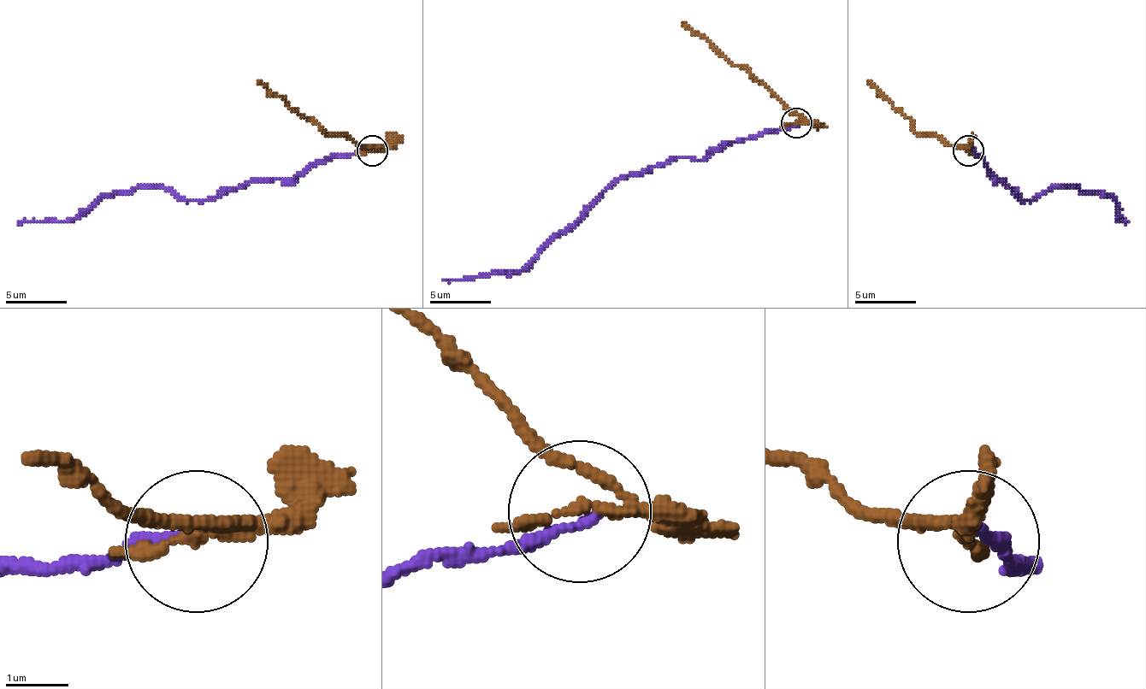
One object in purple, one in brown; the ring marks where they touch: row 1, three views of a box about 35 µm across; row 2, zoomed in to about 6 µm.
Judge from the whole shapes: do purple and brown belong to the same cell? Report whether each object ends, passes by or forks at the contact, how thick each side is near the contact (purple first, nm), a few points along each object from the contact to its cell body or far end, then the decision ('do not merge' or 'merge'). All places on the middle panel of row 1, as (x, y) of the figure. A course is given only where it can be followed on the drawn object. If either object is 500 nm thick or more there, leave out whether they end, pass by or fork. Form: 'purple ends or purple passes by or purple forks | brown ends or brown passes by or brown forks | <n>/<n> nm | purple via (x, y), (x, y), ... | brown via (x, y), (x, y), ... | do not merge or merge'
purple ends | brown forks | 170/140 nm | purple via (795, 123), (741, 138), (700, 160), (670, 157), (639, 173), (621, 175), (520, 271), (489, 277), (443, 279) | brown via (795, 123), (799, 117), (753, 74), (731, 65), (682, 22) | do not merge

